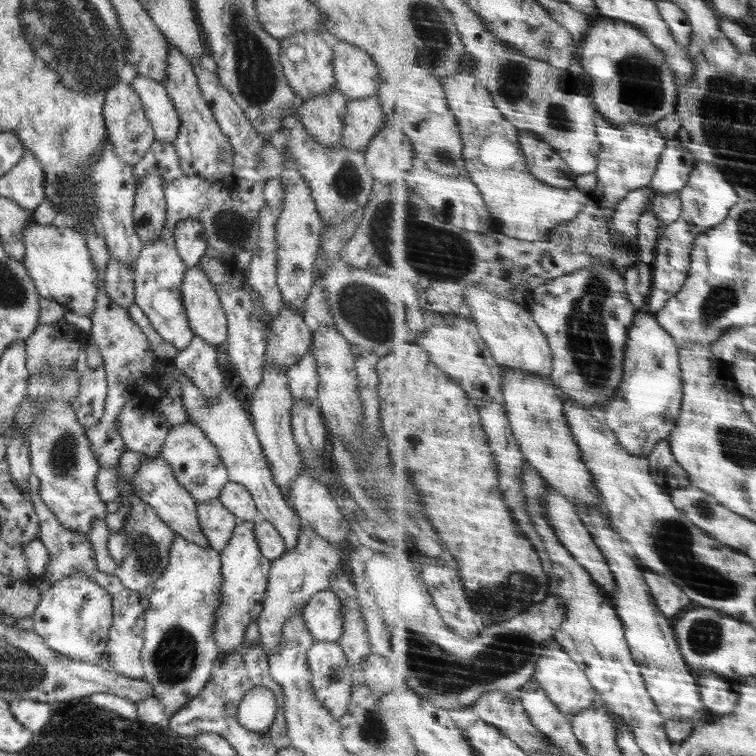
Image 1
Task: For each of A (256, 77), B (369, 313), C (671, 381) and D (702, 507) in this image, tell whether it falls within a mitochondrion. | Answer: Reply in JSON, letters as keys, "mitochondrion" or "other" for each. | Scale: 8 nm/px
{"A":"mitochondrion","B":"mitochondrion","C":"other","D":"mitochondrion"}

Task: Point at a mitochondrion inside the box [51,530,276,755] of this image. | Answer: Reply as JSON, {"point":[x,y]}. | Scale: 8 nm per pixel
{"point":[173,658]}

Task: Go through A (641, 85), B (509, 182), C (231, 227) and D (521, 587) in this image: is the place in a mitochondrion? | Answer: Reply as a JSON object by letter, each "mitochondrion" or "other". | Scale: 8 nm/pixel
{"A":"mitochondrion","B":"other","C":"mitochondrion","D":"mitochondrion"}

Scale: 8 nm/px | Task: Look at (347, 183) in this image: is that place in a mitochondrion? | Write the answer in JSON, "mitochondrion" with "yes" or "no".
{"mitochondrion":"yes"}

